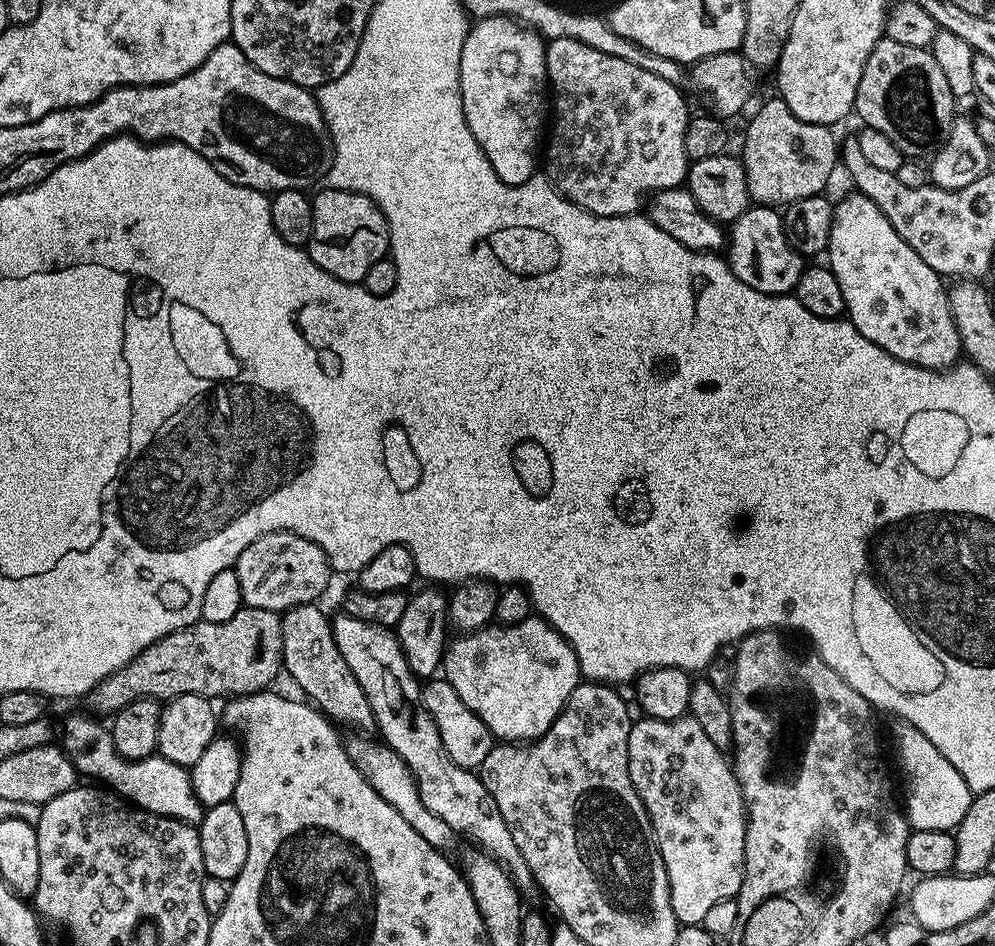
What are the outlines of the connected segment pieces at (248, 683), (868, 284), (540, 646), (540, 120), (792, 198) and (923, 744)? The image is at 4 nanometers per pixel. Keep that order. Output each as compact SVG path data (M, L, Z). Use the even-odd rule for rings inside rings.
M243 607L238 610L238 614L234 614L234 618L230 618L230 622L206 622L202 619L197 619L195 624L186 626L182 630L177 632L171 632L162 637L158 642L154 642L150 646L146 646L146 650L140 652L126 667L120 668L114 674L104 679L102 683L96 684L94 690L88 693L85 702L88 709L93 715L102 716L100 714L106 714L106 716L116 715L126 706L132 702L140 700L158 700L161 702L167 702L172 700L176 696L182 694L198 694L199 696L207 696L209 698L217 698L216 696L224 696L223 698L231 698L233 696L249 696L255 692L263 692L276 680L276 675L281 675L282 665L284 662L284 655L282 654L282 630L280 626L281 613L279 611L272 611L270 609L256 609L250 607Z
M857 191L851 195L835 205L832 233L826 249L827 267L831 268L834 278L838 278L838 286L842 286L847 319L863 336L870 338L874 346L884 348L886 354L902 362L917 364L920 368L951 368L961 359L962 349L960 335L950 314L945 281L937 272L930 270L930 266L926 266L926 262L922 262L906 242L902 242L898 230L890 226L886 214L882 214L870 198Z
M529 614L517 624L489 626L457 635L444 649L442 676L500 742L527 742L546 734L570 694L582 683L580 663L574 650L556 628L536 614Z
M488 16L485 20L476 20L469 27L468 37L462 46L460 97L466 122L474 138L482 146L490 166L494 166L494 174L498 174L498 178L507 184L526 182L537 171L536 151L539 148L541 151L542 137L546 132L544 111L549 111L550 108L547 53L544 37L510 16Z
M779 98L768 100L752 116L748 129L744 132L744 156L742 163L748 195L760 206L787 206L802 198L821 195L825 191L832 171L838 168L838 136L827 124L802 122Z
M896 722L892 728L892 740L896 743L896 756L900 759L900 768L904 771L904 780L908 783L908 804L906 815L908 823L917 832L922 830L942 830L952 832L959 828L966 810L970 810L974 794L966 786L962 774L950 766L948 759L913 724Z

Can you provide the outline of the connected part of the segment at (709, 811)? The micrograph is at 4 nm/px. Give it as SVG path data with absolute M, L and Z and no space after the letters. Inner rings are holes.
M685 714L677 720L659 720L653 716L640 718L635 721L630 730L628 739L628 773L630 782L634 782L634 790L638 798L646 806L646 814L652 823L652 829L656 835L656 845L662 854L662 862L666 866L666 878L670 882L670 906L674 906L674 918L681 926L686 924L703 925L706 913L711 910L718 902L726 902L740 894L740 887L744 881L744 855L746 854L746 830L748 829L748 813L744 807L742 790L736 781L736 773L733 772L729 757L719 748L706 738L702 726L690 714Z

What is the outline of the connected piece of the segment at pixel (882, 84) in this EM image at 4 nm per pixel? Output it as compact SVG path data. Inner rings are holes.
M881 38L870 58L866 58L854 112L864 119L867 127L893 140L906 158L931 158L951 133L952 121L958 116L956 104L958 100L952 95L950 82L946 82L942 66L938 66L928 48L902 46L902 42Z

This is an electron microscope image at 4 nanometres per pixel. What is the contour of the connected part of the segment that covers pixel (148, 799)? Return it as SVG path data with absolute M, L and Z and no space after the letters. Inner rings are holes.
M70 716L62 728L60 726L60 746L79 775L98 779L95 781L112 789L133 807L159 816L174 817L193 826L199 825L204 807L193 794L191 775L187 769L162 759L158 754L140 760L122 758L113 744L111 731L98 723L101 721L86 716Z

